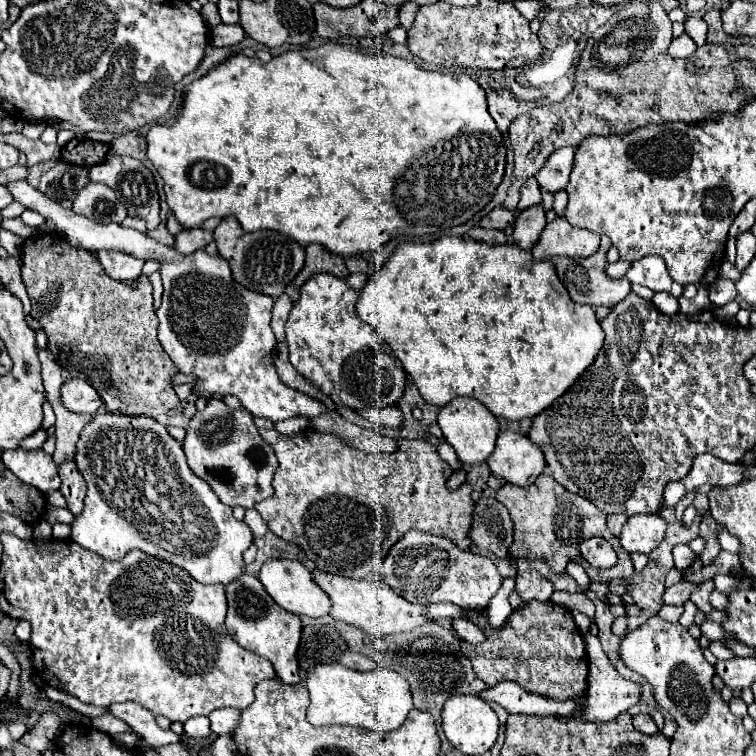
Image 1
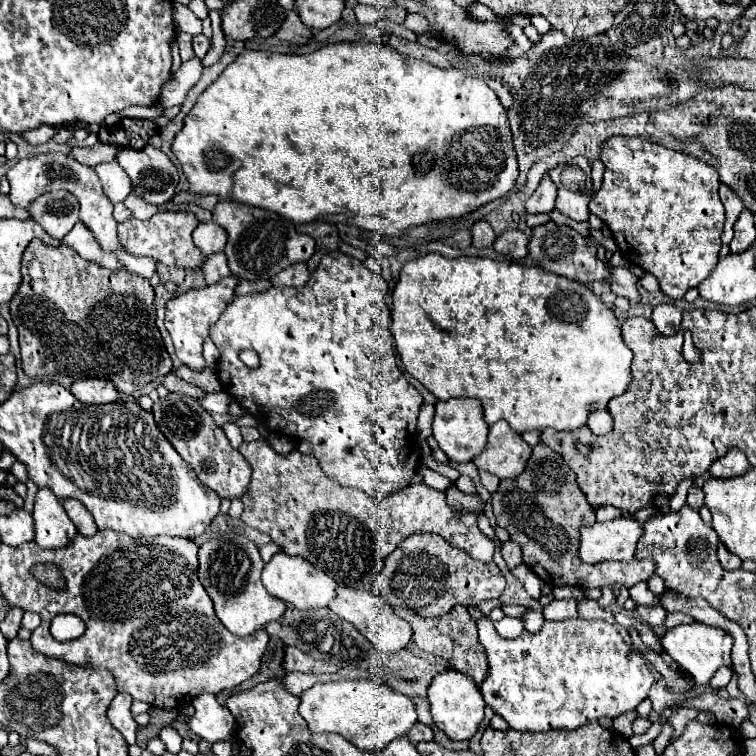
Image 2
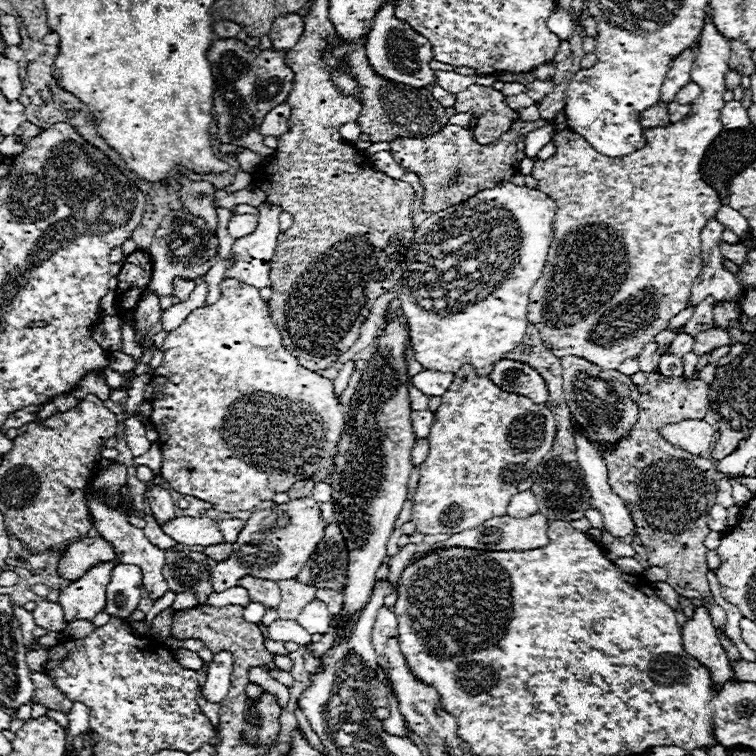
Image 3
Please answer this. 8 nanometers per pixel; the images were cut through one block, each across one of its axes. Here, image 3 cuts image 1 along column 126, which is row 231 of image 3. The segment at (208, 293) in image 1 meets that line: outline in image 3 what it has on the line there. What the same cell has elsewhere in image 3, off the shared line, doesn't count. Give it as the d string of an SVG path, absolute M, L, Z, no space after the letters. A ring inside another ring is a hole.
M234 214L232 220L228 222L228 232L234 240L244 238L248 234L252 234L258 226L258 218L250 216L250 214Z

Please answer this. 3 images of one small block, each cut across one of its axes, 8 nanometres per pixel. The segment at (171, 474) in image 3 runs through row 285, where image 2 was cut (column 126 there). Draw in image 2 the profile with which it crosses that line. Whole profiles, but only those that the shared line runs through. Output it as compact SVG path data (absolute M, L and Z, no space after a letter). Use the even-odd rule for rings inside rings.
M162 210L150 220L126 220L118 226L120 240L124 248L138 256L150 256L166 266L178 268L198 268L204 260L204 254L192 242L192 230L198 226L198 218L186 210Z

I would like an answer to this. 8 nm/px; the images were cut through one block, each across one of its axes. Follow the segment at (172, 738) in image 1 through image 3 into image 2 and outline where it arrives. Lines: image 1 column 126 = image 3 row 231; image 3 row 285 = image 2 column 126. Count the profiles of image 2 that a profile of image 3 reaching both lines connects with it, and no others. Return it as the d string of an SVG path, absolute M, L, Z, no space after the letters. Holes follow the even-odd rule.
M116 694L116 698L110 702L106 714L108 714L108 720L122 732L126 742L136 744L136 728L138 728L138 724L134 722L134 718L130 714L130 706L132 706L132 696Z

